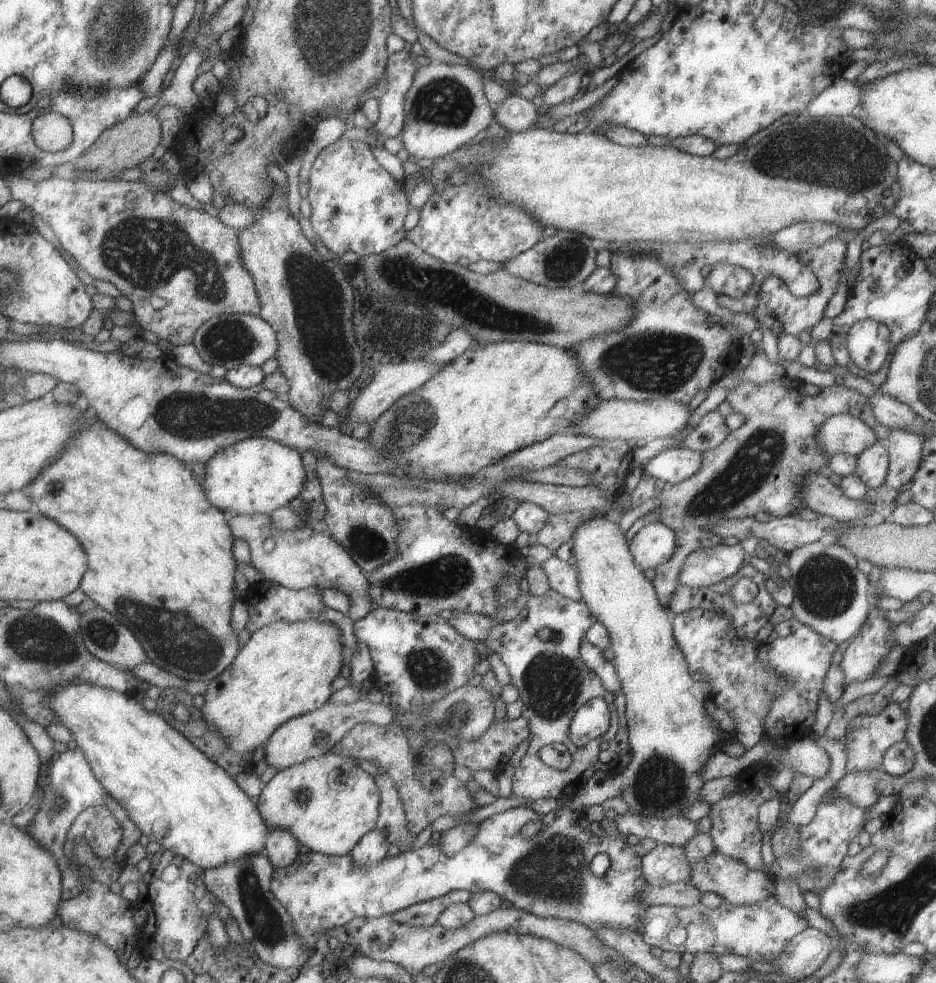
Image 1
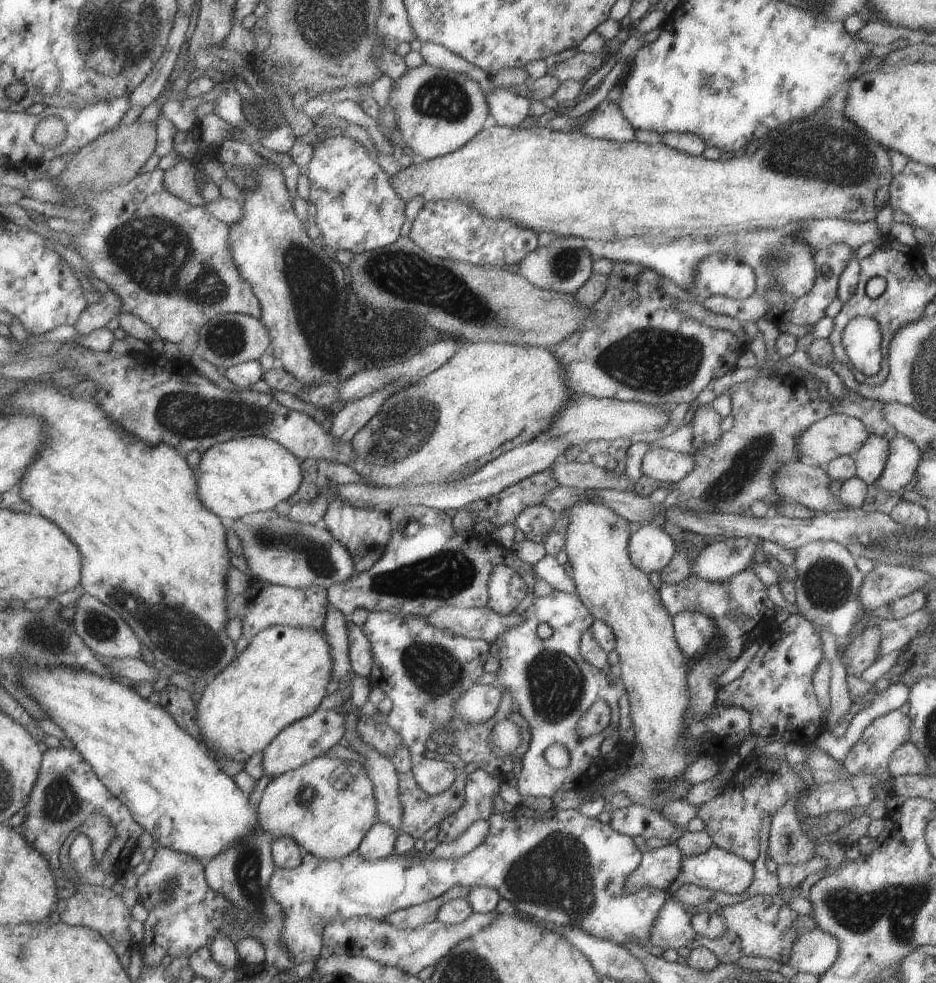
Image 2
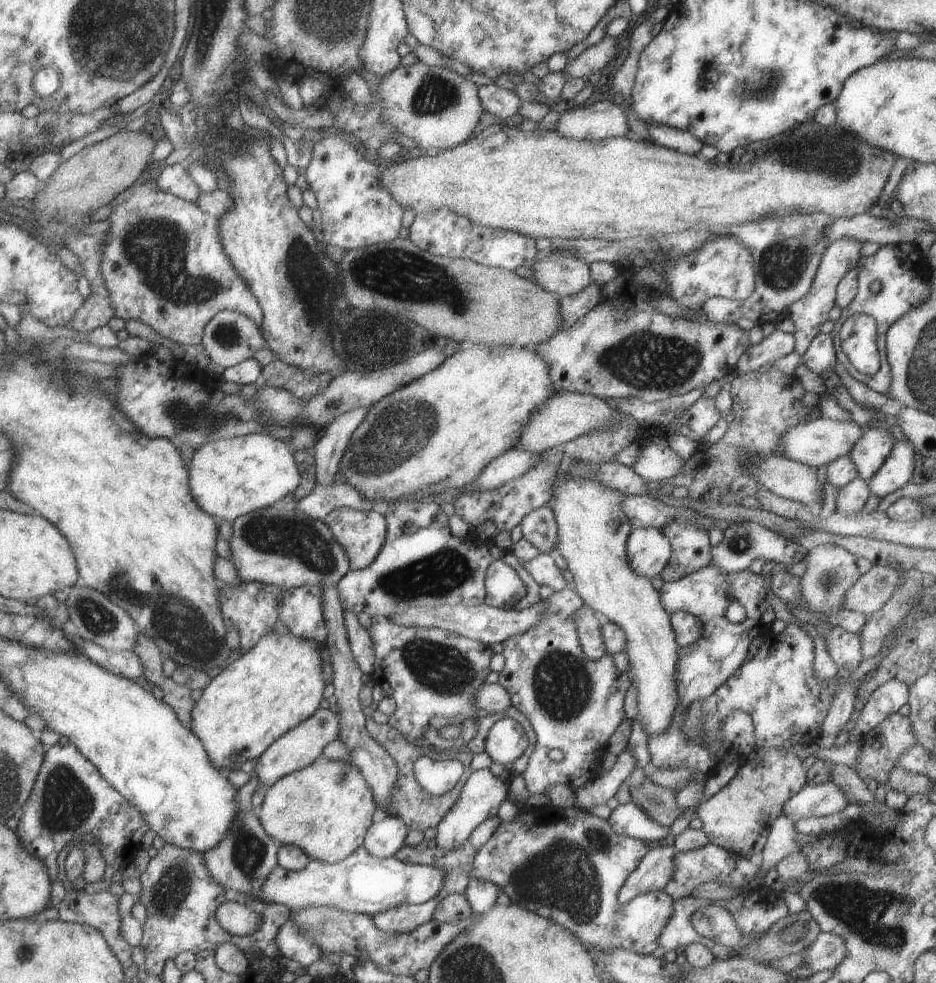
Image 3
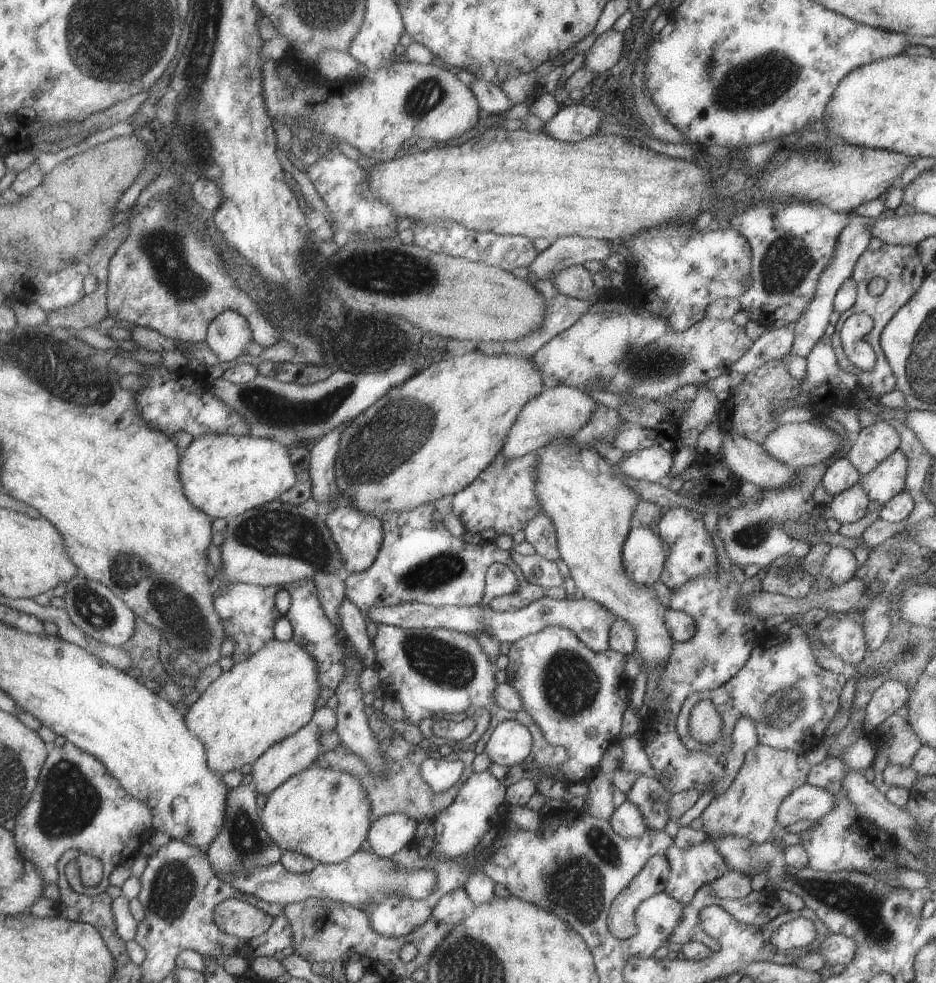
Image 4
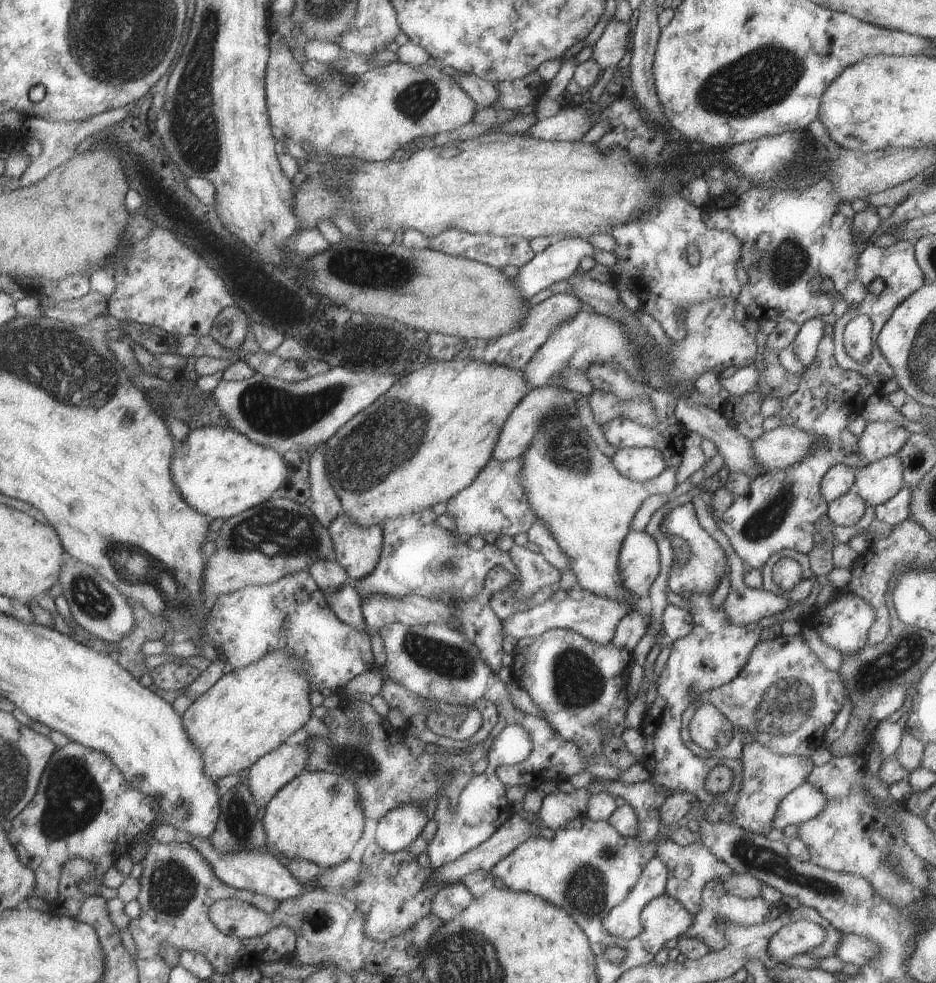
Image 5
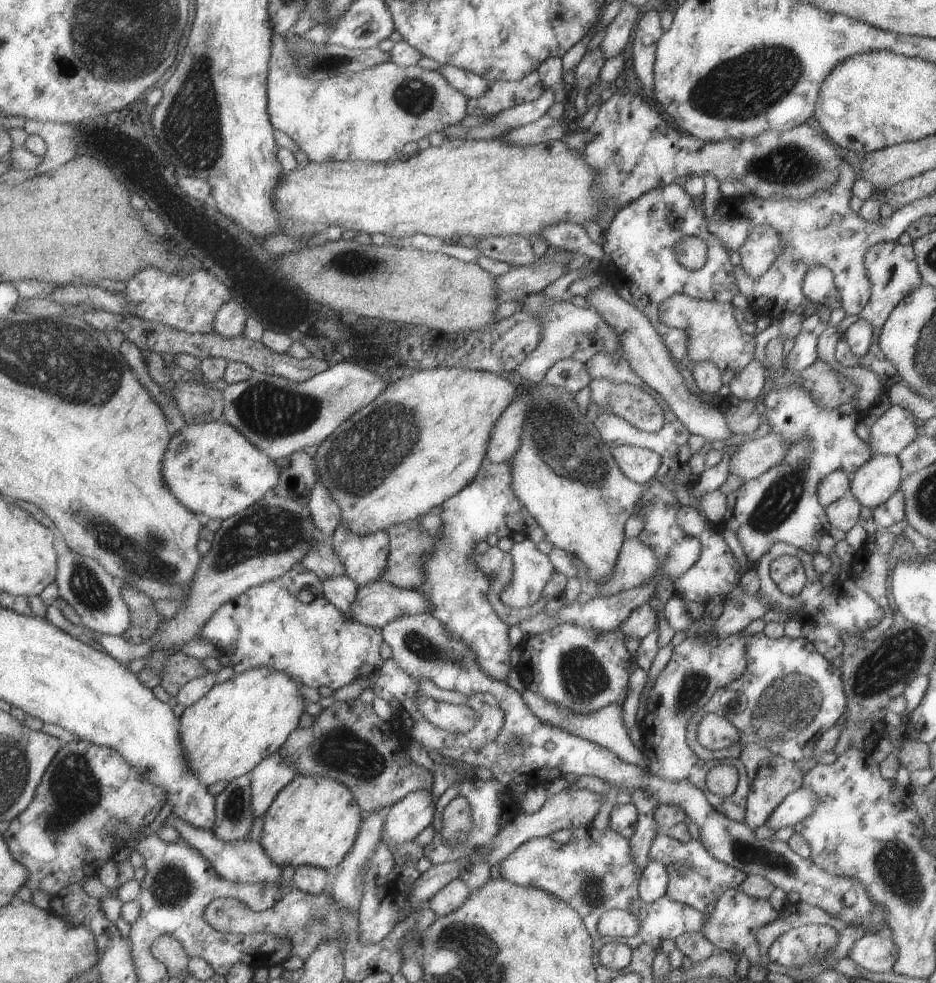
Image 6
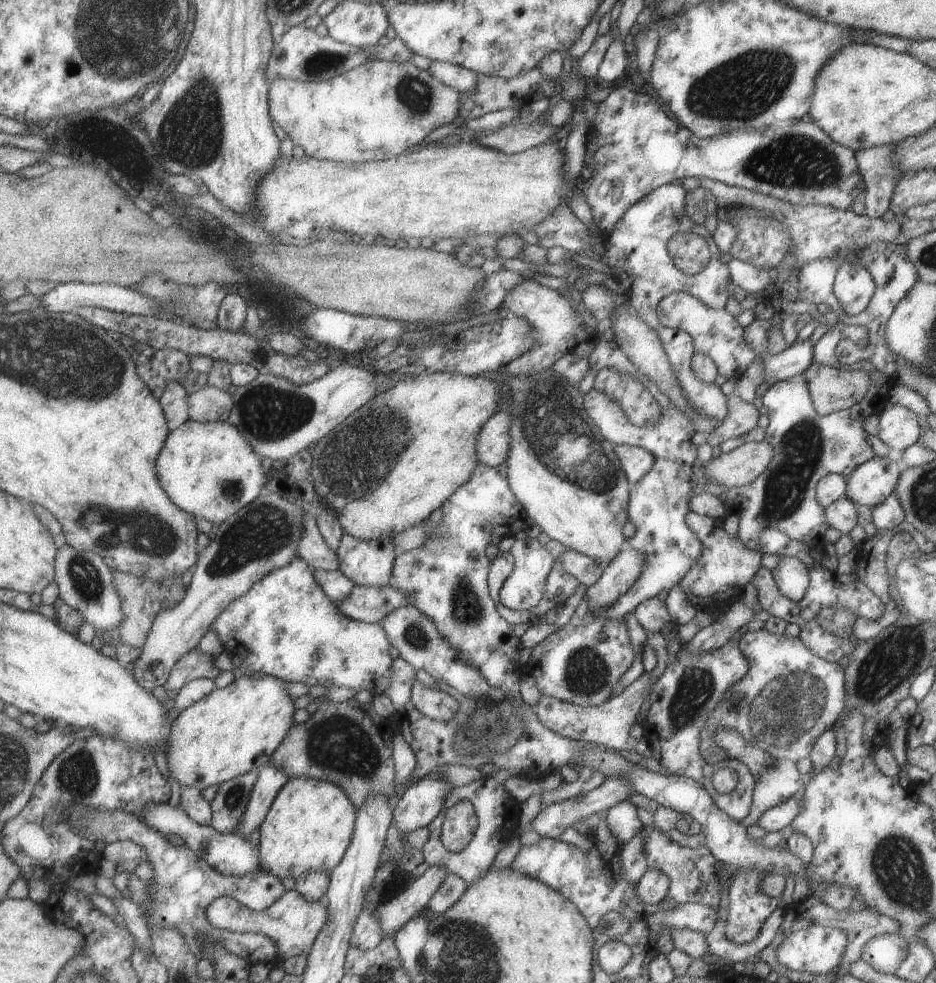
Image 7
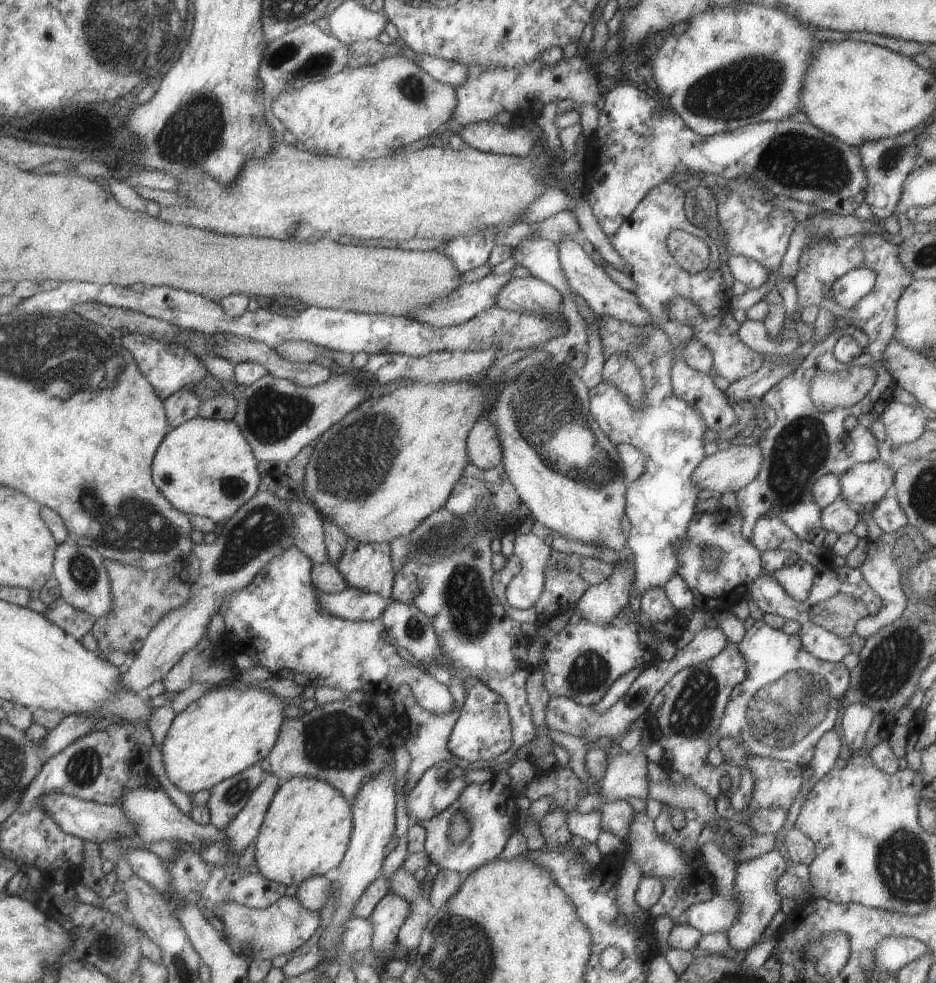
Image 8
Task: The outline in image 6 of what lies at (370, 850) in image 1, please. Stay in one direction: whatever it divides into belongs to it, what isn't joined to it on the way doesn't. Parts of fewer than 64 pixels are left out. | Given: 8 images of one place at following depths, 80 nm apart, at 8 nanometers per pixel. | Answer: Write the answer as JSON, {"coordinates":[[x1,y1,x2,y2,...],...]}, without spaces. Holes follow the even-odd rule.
{"coordinates":[[417,789,394,802,389,811,384,811,382,838,387,836,389,848,413,840,433,820,435,805,431,789]]}

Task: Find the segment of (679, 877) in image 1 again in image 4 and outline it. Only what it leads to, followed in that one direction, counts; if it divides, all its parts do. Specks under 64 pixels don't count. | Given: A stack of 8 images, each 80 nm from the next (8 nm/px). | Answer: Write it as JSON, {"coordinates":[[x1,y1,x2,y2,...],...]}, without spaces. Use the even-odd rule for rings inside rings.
{"coordinates":[[663,855,650,856,633,880,613,899,608,910,607,926,616,938,625,940,636,933,634,912,647,897,664,892,670,867]]}

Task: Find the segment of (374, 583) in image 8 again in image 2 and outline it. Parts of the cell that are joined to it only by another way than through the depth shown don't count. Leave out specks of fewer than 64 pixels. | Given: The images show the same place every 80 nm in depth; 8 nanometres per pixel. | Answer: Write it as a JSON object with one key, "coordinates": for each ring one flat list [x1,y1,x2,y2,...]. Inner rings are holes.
{"coordinates":[[333,499,329,503,323,522,331,536,345,547,357,573,369,570,369,567,373,566,373,563,383,554,391,534,390,520,386,513,356,509,340,499]]}

